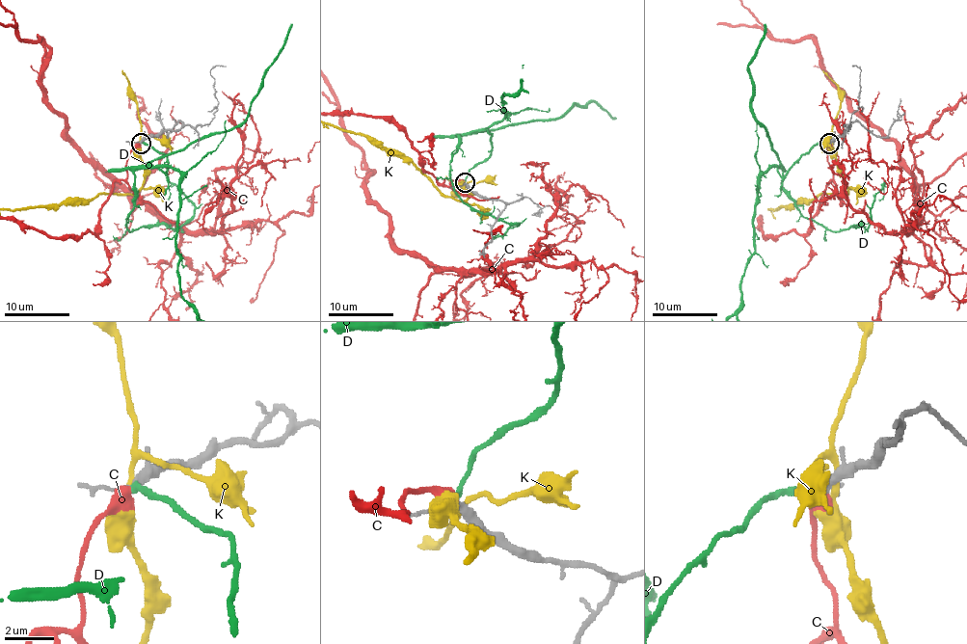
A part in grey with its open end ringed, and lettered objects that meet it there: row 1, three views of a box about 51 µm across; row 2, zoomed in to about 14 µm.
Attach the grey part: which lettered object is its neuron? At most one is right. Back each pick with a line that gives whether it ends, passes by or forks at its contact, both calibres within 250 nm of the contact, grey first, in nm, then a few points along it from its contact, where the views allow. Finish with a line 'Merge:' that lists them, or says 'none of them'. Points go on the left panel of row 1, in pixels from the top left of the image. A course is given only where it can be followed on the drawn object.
D: It ends there. Thickness 280 nm (grey) against 240 nm
Merge: D

